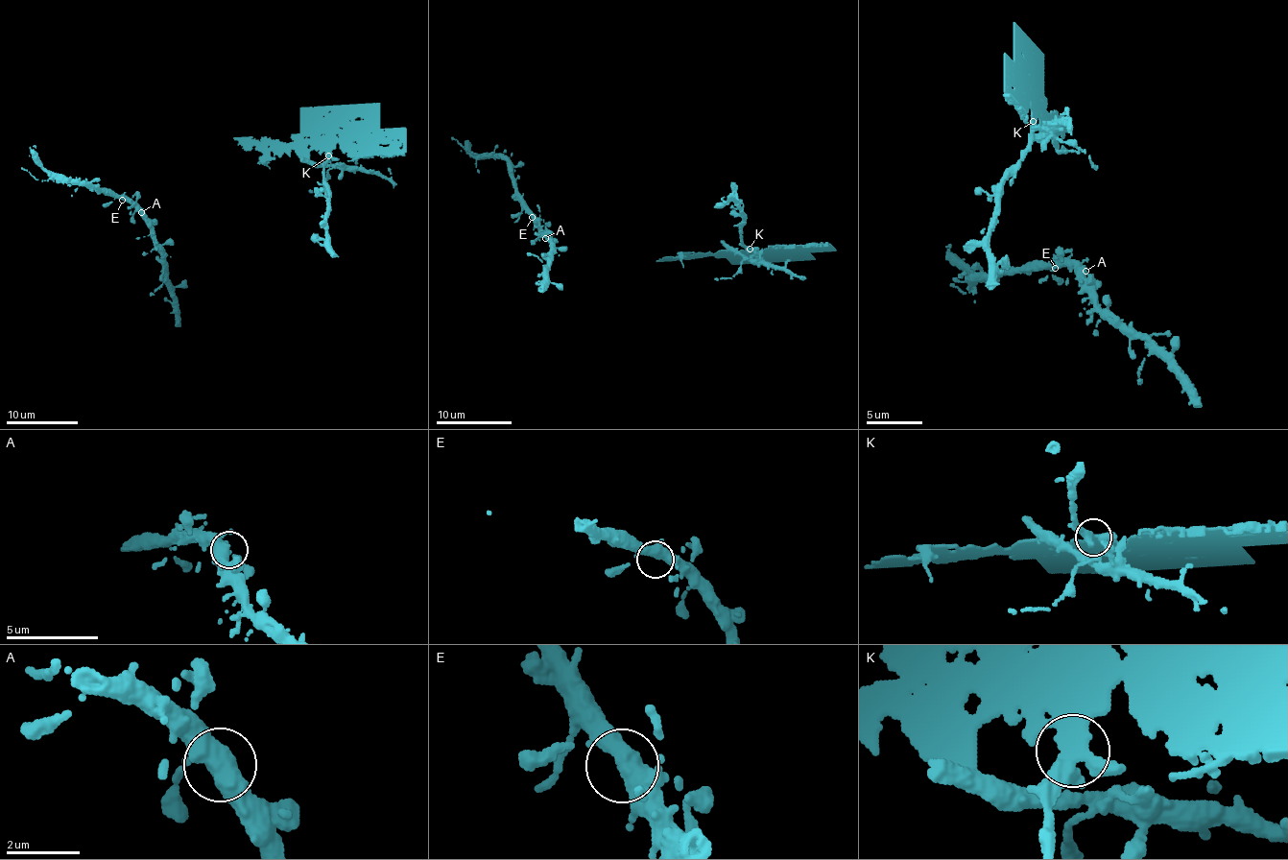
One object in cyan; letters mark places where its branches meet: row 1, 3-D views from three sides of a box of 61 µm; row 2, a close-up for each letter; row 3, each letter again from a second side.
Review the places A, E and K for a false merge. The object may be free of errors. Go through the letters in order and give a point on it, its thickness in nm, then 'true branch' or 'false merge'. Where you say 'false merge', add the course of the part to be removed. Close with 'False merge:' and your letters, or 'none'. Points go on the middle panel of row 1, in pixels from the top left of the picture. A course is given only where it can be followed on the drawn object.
A: place (545, 238); calibre 360 nm; true branch
E: place (532, 217); calibre 400 nm; true branch
K: place (750, 249); calibre 360 nm; false merge; course (749, 248), (736, 251), (728, 249), (752, 261), (762, 260), (786, 269), (802, 277)
False merge: K

